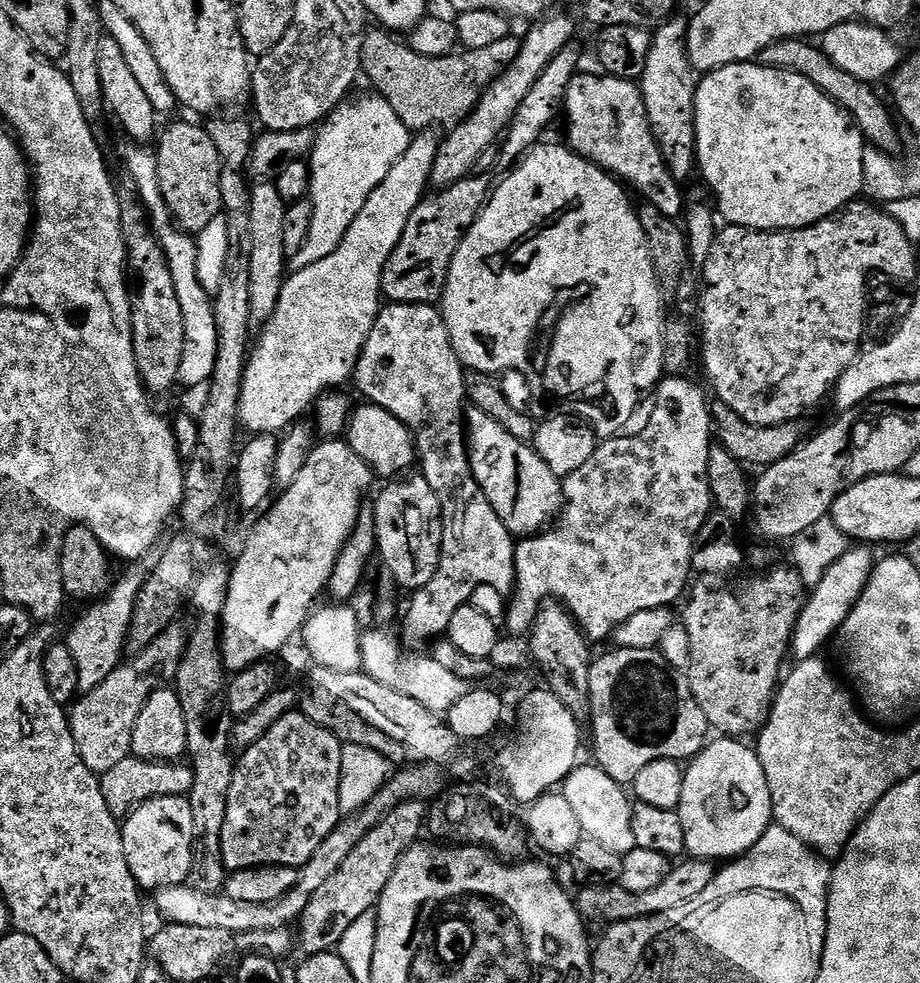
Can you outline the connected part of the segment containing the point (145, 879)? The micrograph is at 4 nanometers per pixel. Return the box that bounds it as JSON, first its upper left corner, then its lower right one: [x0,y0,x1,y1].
[123,796,196,890]

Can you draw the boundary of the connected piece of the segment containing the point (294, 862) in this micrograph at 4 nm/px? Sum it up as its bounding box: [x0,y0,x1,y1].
[220,710,344,873]

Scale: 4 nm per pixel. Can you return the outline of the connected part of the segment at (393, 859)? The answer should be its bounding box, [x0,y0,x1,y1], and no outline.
[298,800,429,957]

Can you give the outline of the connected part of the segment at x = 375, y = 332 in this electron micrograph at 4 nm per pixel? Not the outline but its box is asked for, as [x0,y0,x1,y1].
[354,304,516,650]

